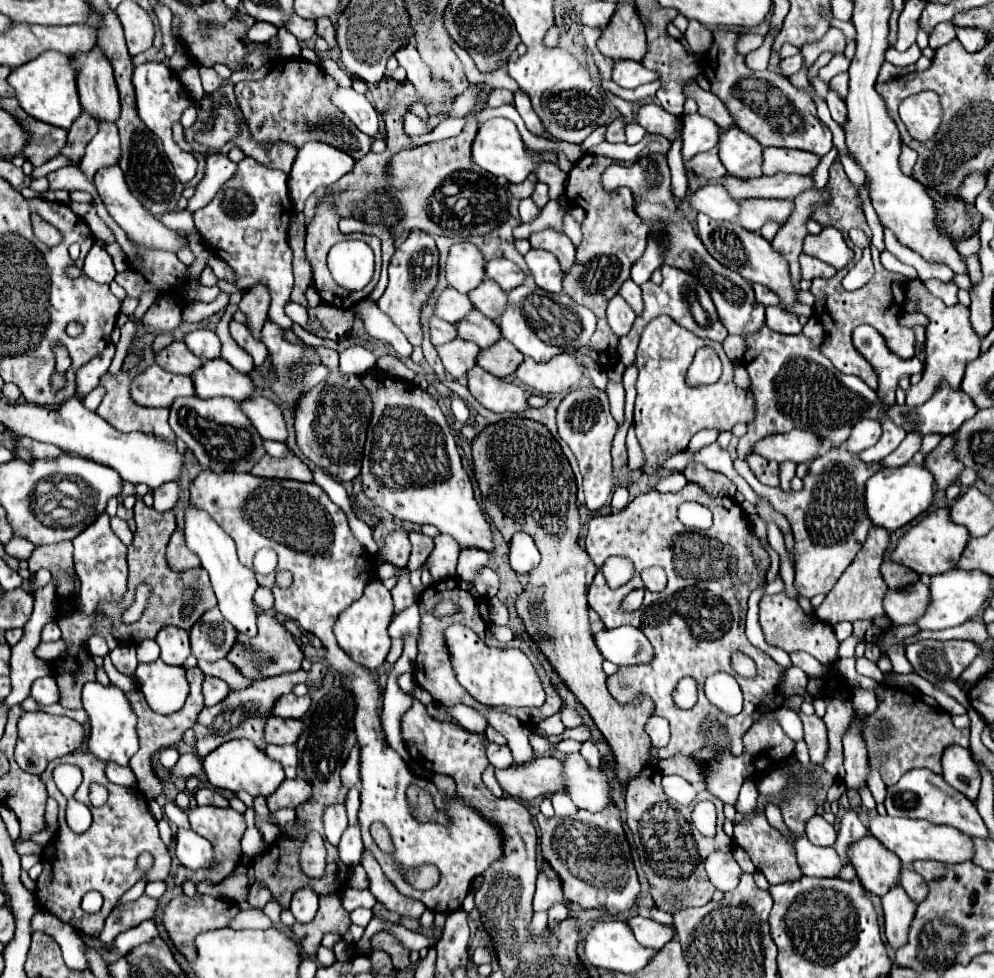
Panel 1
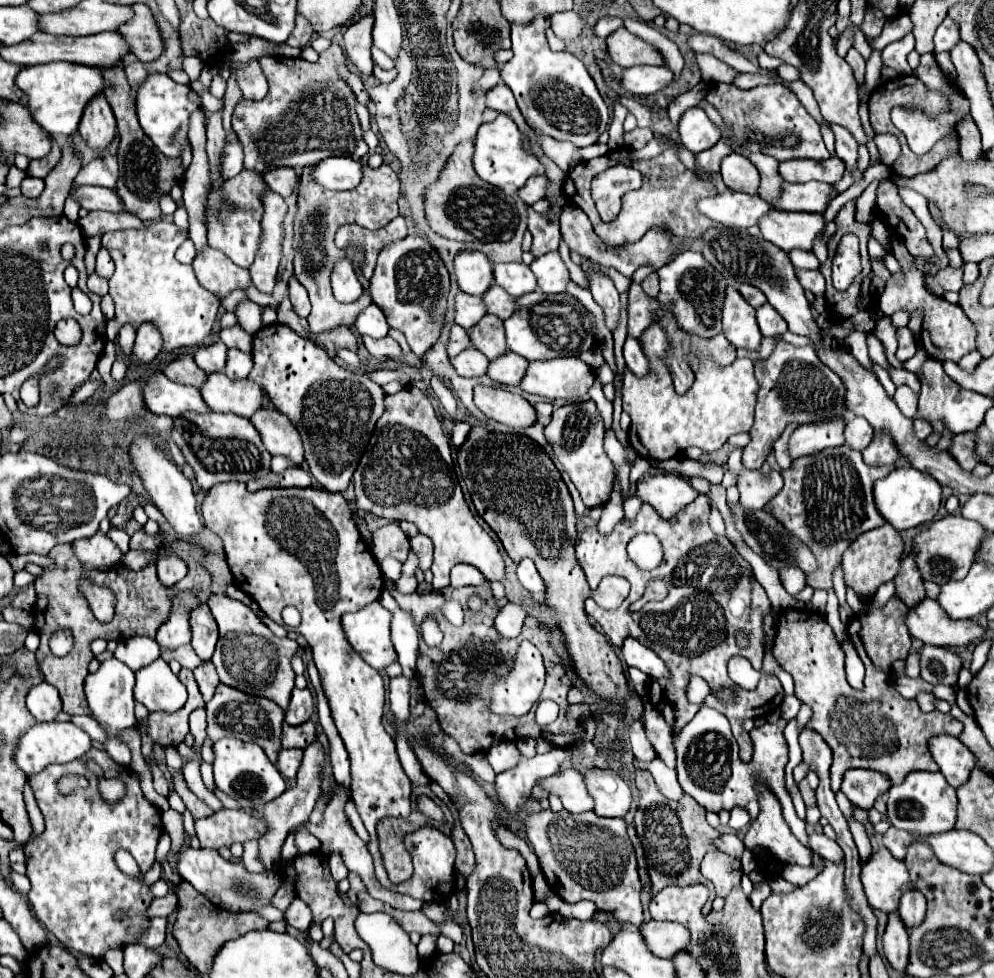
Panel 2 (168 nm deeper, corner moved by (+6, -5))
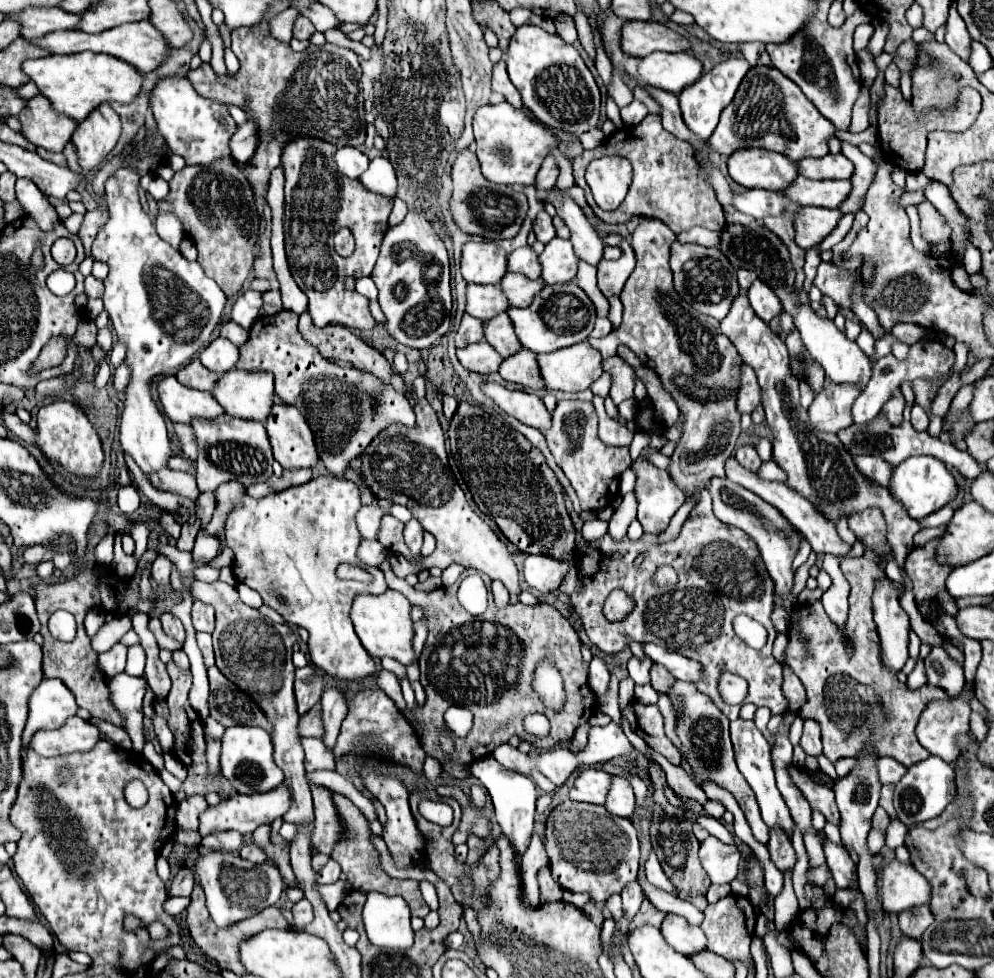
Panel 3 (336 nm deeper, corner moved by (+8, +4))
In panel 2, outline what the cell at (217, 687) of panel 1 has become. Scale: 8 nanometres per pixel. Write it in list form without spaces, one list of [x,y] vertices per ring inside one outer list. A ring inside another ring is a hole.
[[[206,661],[206,665],[196,667],[194,669],[194,677],[196,677],[196,683],[200,687],[200,693],[202,693],[204,701],[210,701],[212,695],[214,695],[214,691],[216,691],[216,687],[218,687],[218,683],[220,683],[220,679],[218,679],[216,669],[212,667],[212,663]]]

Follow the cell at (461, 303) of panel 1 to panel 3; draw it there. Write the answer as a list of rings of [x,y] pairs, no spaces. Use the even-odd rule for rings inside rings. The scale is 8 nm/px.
[[[468,284],[468,304],[466,312],[474,318],[494,318],[500,312],[506,312],[510,308],[510,302],[504,296],[500,286],[480,286],[480,284]]]

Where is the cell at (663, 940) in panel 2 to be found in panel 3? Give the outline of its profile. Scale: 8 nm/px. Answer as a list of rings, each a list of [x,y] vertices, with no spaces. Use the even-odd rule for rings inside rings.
[[[678,914],[666,916],[666,920],[662,922],[662,936],[666,938],[666,942],[670,942],[670,946],[674,946],[674,950],[686,956],[706,950],[704,932],[698,926],[688,924],[688,920]]]

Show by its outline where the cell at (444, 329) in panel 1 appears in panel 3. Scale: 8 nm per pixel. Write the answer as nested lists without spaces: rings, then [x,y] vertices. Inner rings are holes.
[[[464,314],[462,324],[456,332],[456,346],[466,348],[466,346],[482,342],[482,340],[484,340],[484,322],[470,314]]]

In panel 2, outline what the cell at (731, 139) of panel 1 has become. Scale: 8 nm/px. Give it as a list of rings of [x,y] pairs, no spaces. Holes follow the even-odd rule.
[[[740,153],[726,155],[720,165],[720,173],[722,173],[726,187],[730,187],[734,191],[740,191],[740,193],[756,193],[758,191],[758,185],[760,185],[758,171],[752,165],[752,161]]]

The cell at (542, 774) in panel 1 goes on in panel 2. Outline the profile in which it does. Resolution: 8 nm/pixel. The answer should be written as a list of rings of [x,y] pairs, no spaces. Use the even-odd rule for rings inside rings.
[[[562,769],[554,773],[552,777],[544,777],[538,781],[538,785],[560,797],[562,805],[570,813],[582,813],[582,811],[592,811],[592,797],[588,795],[582,773],[576,769]]]

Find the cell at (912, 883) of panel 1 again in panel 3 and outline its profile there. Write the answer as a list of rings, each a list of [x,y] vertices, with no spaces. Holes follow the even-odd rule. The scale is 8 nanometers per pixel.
[[[920,906],[918,910],[906,910],[900,916],[900,930],[904,936],[920,940],[926,928],[934,922],[934,916],[928,906]]]

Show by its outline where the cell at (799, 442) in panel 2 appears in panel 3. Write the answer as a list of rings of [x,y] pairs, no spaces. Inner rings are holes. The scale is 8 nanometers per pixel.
[[[828,382],[824,390],[814,398],[810,406],[810,422],[824,432],[836,434],[838,430],[852,424],[852,404],[860,396],[856,384],[834,384]]]

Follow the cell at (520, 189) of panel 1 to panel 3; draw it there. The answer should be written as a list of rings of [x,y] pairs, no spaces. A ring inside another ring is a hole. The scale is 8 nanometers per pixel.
[[[548,154],[546,160],[544,160],[544,164],[542,164],[542,168],[540,168],[540,172],[538,172],[538,184],[536,184],[536,188],[538,190],[550,190],[550,188],[554,188],[558,172],[560,172],[560,168],[556,164],[556,158],[552,154]]]

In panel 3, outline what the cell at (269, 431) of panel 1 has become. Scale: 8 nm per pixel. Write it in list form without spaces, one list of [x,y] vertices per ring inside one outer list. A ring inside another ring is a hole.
[[[274,404],[270,418],[266,418],[266,430],[274,458],[284,470],[314,468],[318,464],[314,434],[296,406]]]

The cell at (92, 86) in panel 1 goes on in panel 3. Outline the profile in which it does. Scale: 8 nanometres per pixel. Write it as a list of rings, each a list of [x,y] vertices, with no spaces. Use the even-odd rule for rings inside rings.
[[[110,104],[98,106],[90,118],[78,124],[72,144],[78,152],[78,164],[82,170],[96,170],[120,138],[120,118]]]

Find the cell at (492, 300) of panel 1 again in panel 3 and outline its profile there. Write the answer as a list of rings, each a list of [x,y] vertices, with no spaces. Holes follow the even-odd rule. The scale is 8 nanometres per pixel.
[[[508,272],[506,278],[500,282],[506,298],[510,300],[512,306],[518,306],[518,308],[526,308],[530,306],[530,302],[534,300],[534,296],[546,286],[542,282],[542,278],[538,280],[530,280],[526,278],[524,274],[514,274],[514,272]]]

